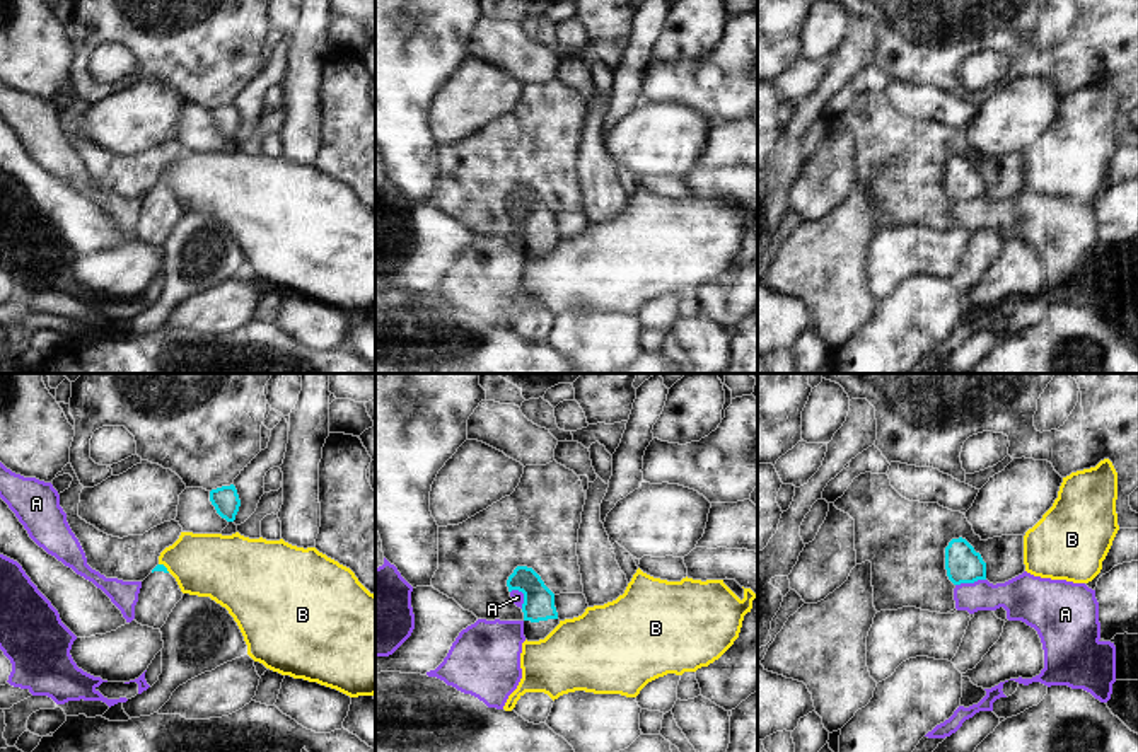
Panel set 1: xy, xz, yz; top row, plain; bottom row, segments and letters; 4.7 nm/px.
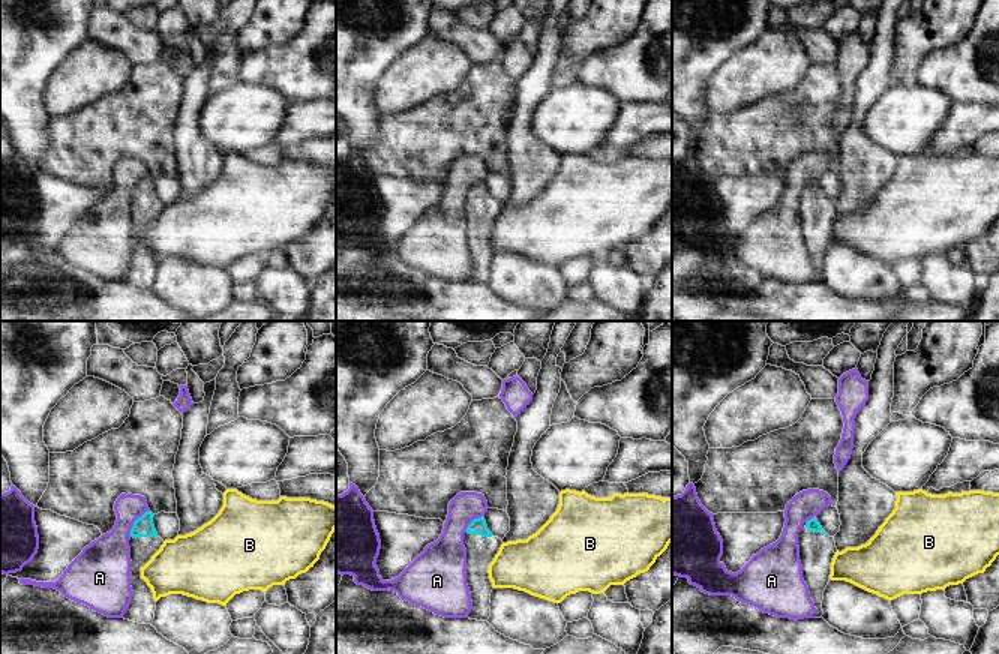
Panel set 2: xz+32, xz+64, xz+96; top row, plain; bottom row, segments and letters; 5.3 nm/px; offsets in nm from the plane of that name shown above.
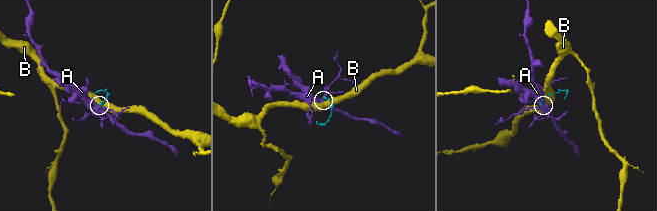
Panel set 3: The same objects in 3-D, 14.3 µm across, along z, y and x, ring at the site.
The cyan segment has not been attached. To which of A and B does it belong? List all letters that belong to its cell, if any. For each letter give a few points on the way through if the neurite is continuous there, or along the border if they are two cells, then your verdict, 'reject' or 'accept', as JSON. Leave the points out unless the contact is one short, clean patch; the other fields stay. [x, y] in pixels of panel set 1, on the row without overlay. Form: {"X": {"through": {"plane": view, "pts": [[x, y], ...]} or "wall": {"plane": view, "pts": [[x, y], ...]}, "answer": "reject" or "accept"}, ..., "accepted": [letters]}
{"A": {"wall": {"plane": "yz", "pts": [[985, 196], [956, 203]]}, "answer": "reject"}, "B": {"wall": {"plane": "xy", "pts": [[159, 181], [169, 190]]}, "answer": "reject"}, "accepted": []}

